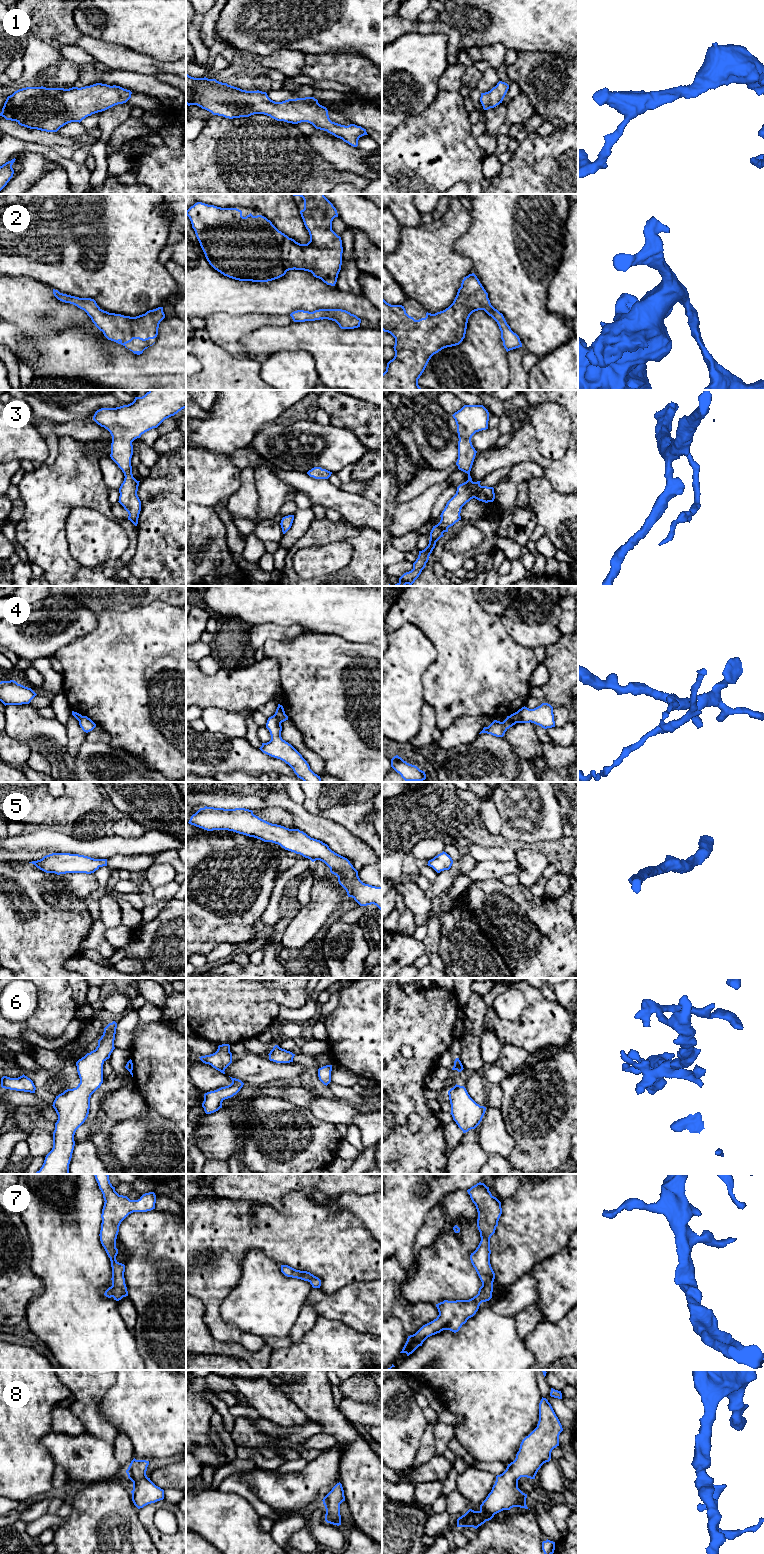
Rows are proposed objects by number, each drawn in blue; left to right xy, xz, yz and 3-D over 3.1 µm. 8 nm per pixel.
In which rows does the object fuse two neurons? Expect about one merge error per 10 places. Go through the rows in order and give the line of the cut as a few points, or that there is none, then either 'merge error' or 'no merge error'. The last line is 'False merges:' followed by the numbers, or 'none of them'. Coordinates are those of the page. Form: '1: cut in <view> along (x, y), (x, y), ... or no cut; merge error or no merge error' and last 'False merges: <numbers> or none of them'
1: no cut; no merge error
2: no cut; no merge error
3: no cut; no merge error
4: cut in xz along (274, 714), (281, 722); merge error
5: no cut; no merge error
6: no cut; no merge error
7: no cut; no merge error
8: no cut; no merge error
False merges: 4

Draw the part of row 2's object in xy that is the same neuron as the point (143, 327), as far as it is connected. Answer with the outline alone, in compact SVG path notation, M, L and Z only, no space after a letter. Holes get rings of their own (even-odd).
M53 289L53 294L58 300L84 310L108 340L121 344L125 348L127 348L126 344L133 339L146 341L156 338L159 324L165 318L163 307L130 317L104 311L91 298L79 298L60 293L55 289Z

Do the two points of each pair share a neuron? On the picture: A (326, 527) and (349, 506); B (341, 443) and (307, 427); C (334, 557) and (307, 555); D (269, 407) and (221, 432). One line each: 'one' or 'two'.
A: two
B: one
C: one
D: one

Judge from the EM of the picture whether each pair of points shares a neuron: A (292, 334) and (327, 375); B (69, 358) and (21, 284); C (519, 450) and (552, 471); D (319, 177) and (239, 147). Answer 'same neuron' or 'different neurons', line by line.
A: same neuron
B: different neurons
C: same neuron
D: same neuron

